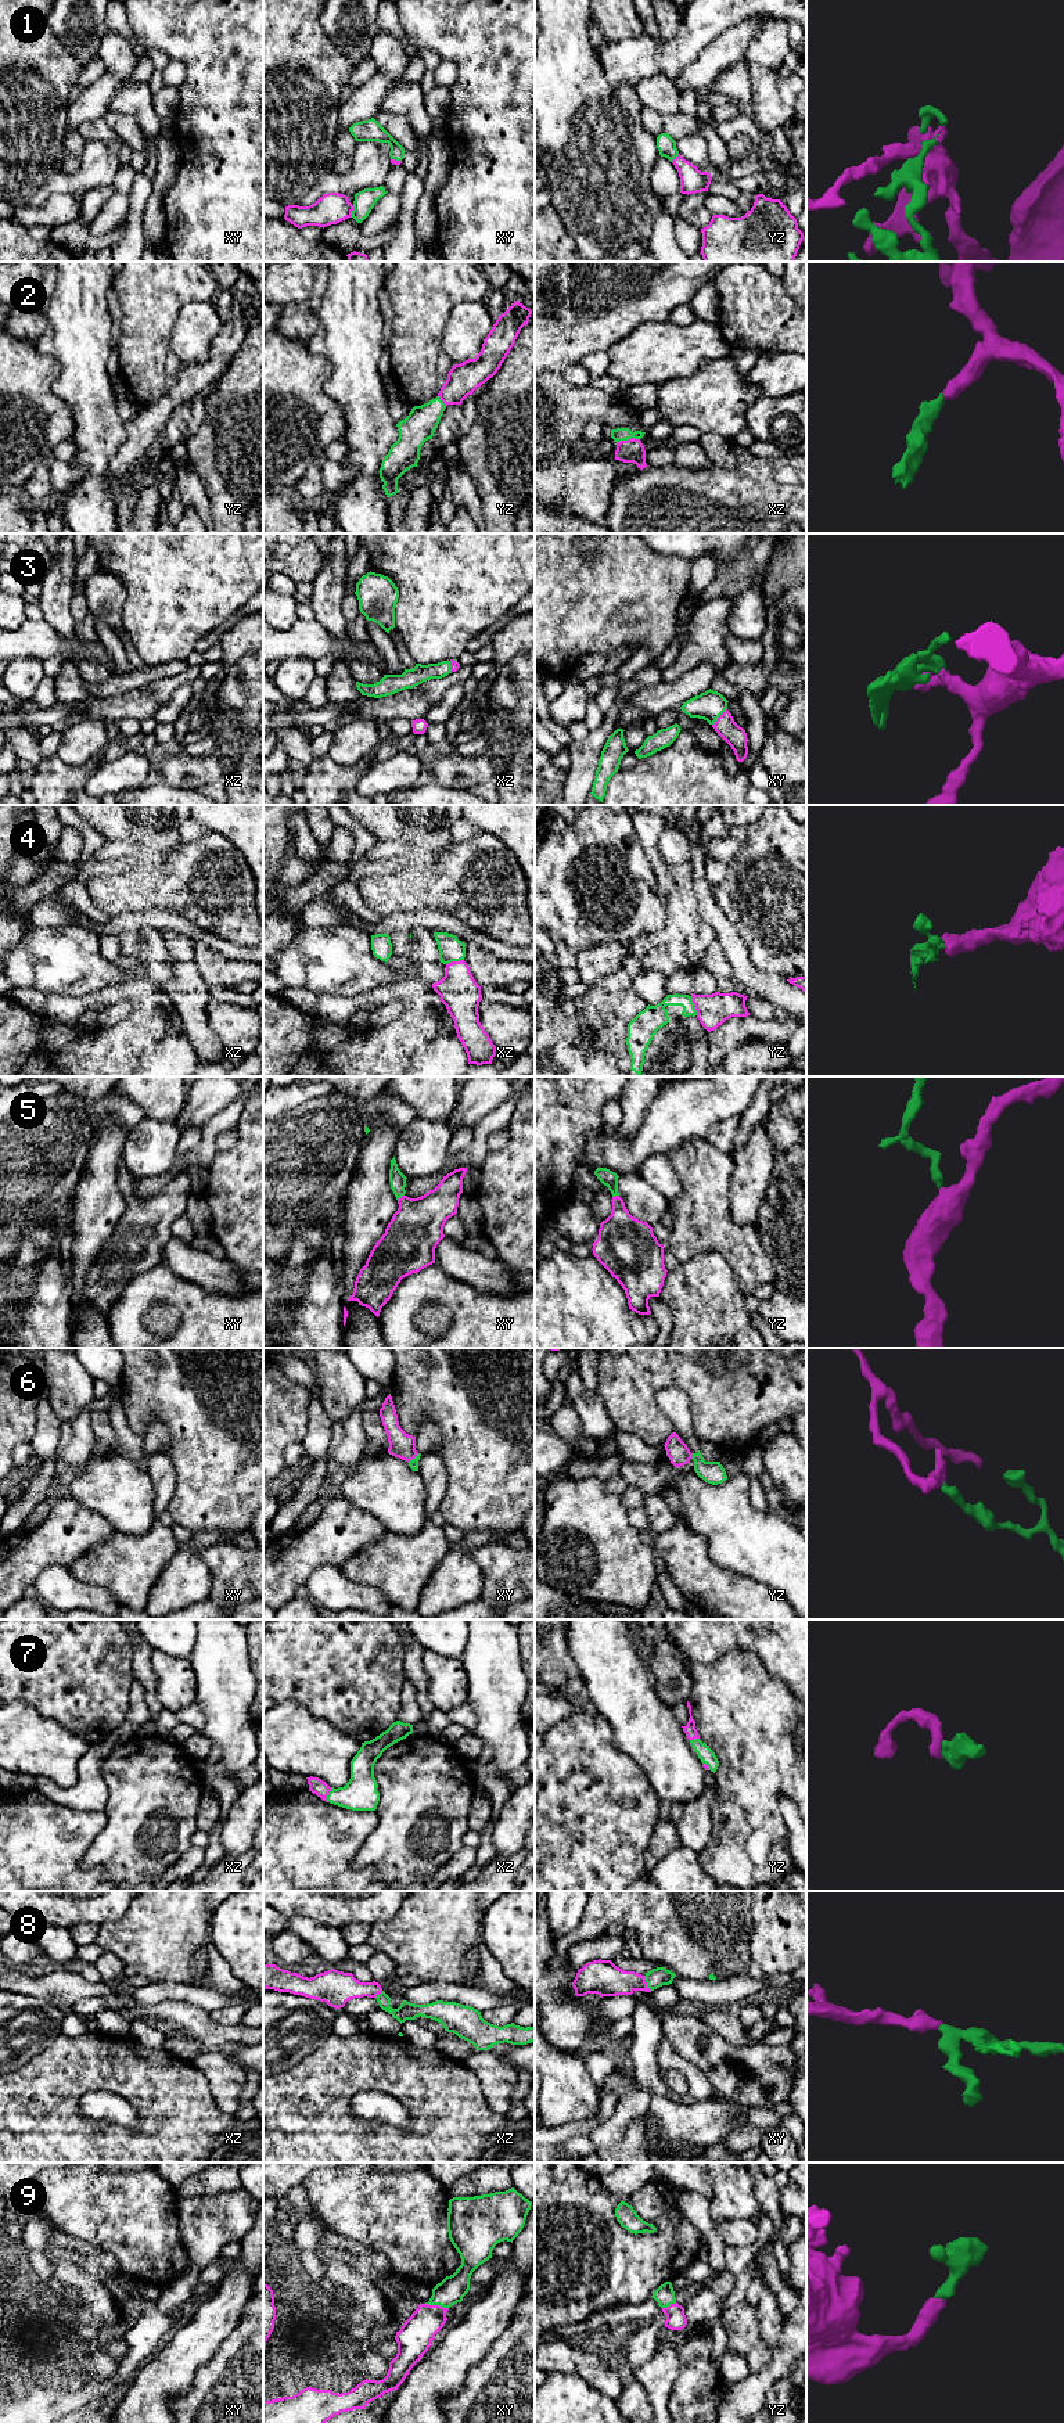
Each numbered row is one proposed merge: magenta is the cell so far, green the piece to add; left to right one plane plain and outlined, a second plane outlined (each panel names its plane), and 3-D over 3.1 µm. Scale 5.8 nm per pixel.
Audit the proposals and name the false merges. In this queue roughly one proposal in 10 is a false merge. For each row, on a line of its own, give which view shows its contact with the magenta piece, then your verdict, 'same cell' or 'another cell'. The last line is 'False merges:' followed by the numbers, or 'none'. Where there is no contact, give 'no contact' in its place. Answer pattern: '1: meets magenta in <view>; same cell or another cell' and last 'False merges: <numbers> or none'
1: meets magenta in xy; same cell
2: meets magenta in xz; same cell
3: meets magenta in xy; same cell
4: meets magenta in yz; same cell
5: meets magenta in xy; same cell
6: meets magenta in xy; another cell
7: meets magenta in xz; same cell
8: meets magenta in xy; same cell
9: meets magenta in xy; same cell
False merges: 6

